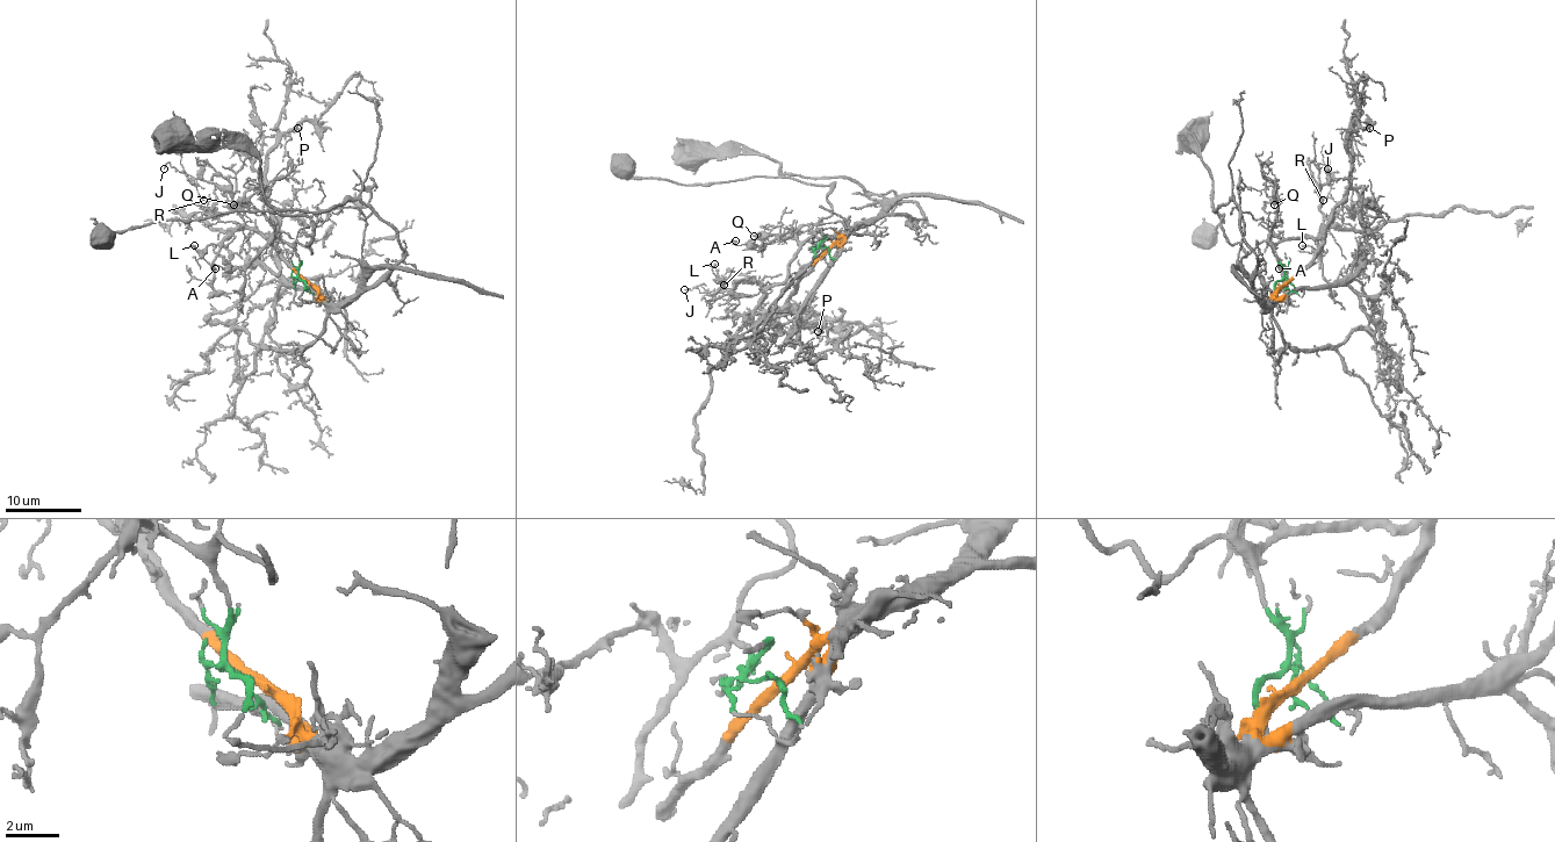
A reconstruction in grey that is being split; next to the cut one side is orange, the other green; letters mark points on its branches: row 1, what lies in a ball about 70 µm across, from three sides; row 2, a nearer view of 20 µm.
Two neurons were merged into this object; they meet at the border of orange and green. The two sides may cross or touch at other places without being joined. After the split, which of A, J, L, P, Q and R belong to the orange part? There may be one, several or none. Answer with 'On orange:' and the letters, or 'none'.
On orange: P

